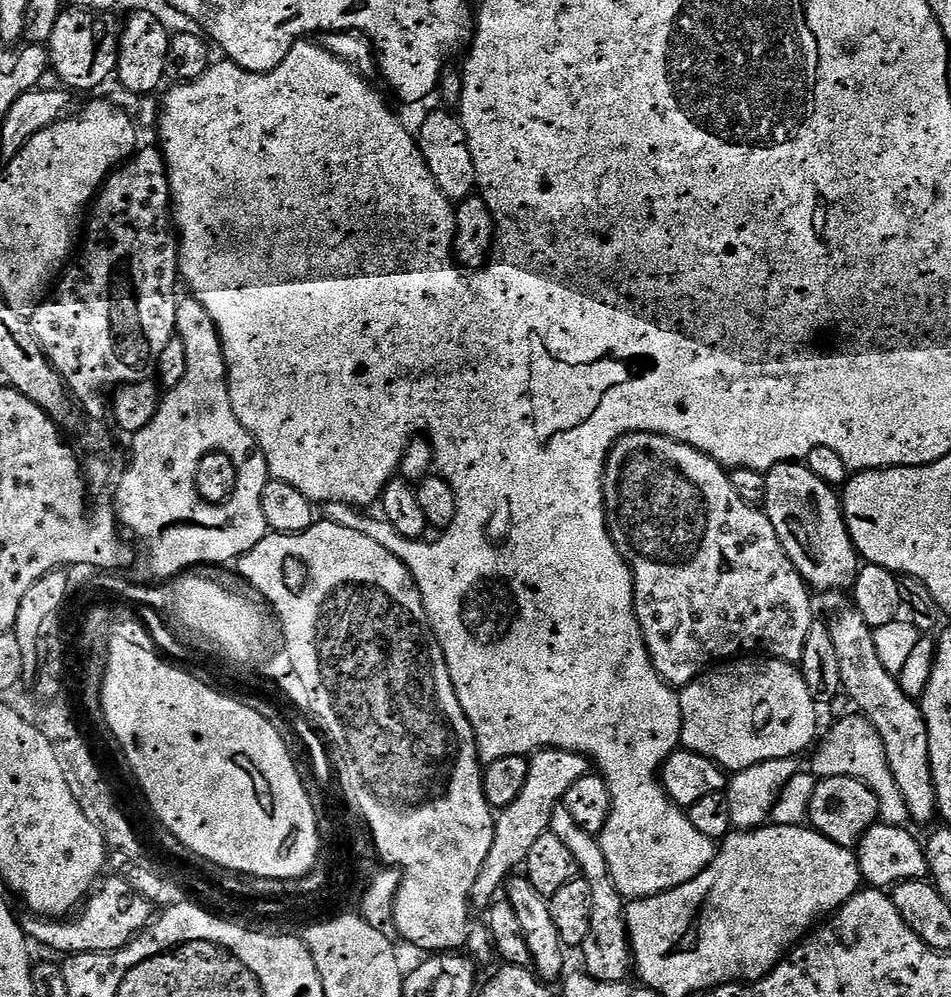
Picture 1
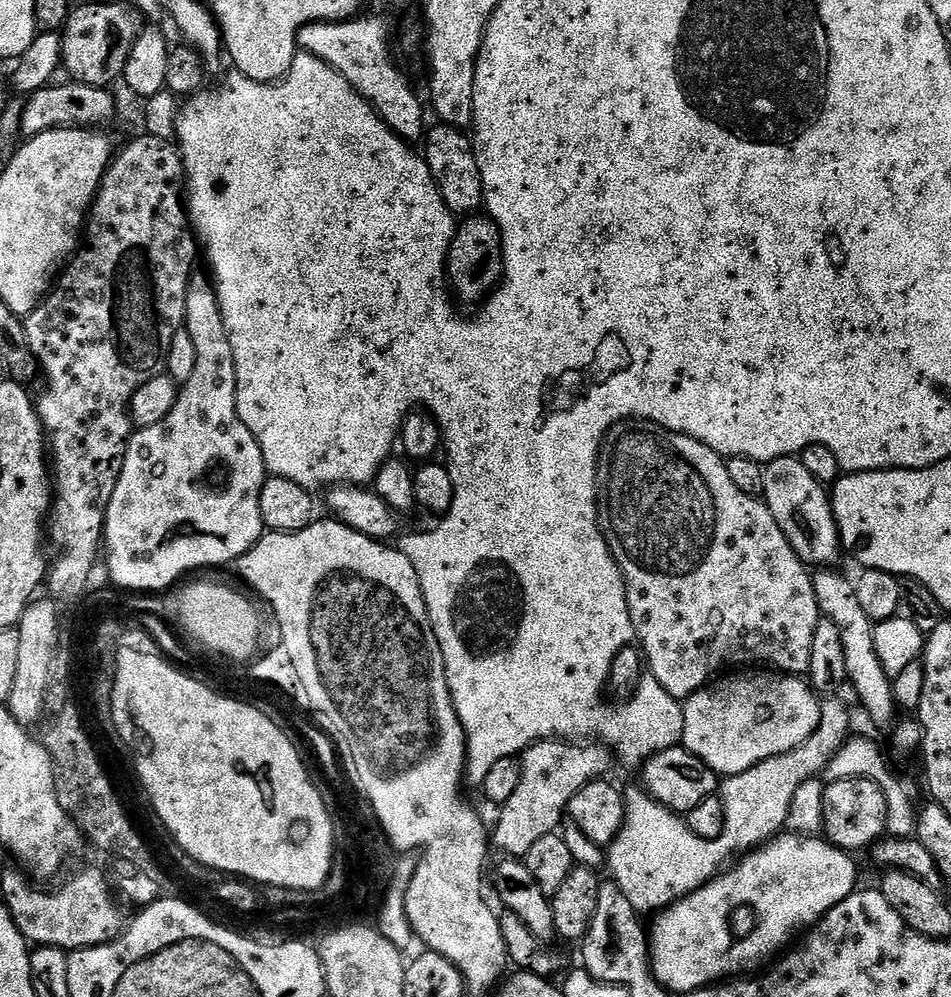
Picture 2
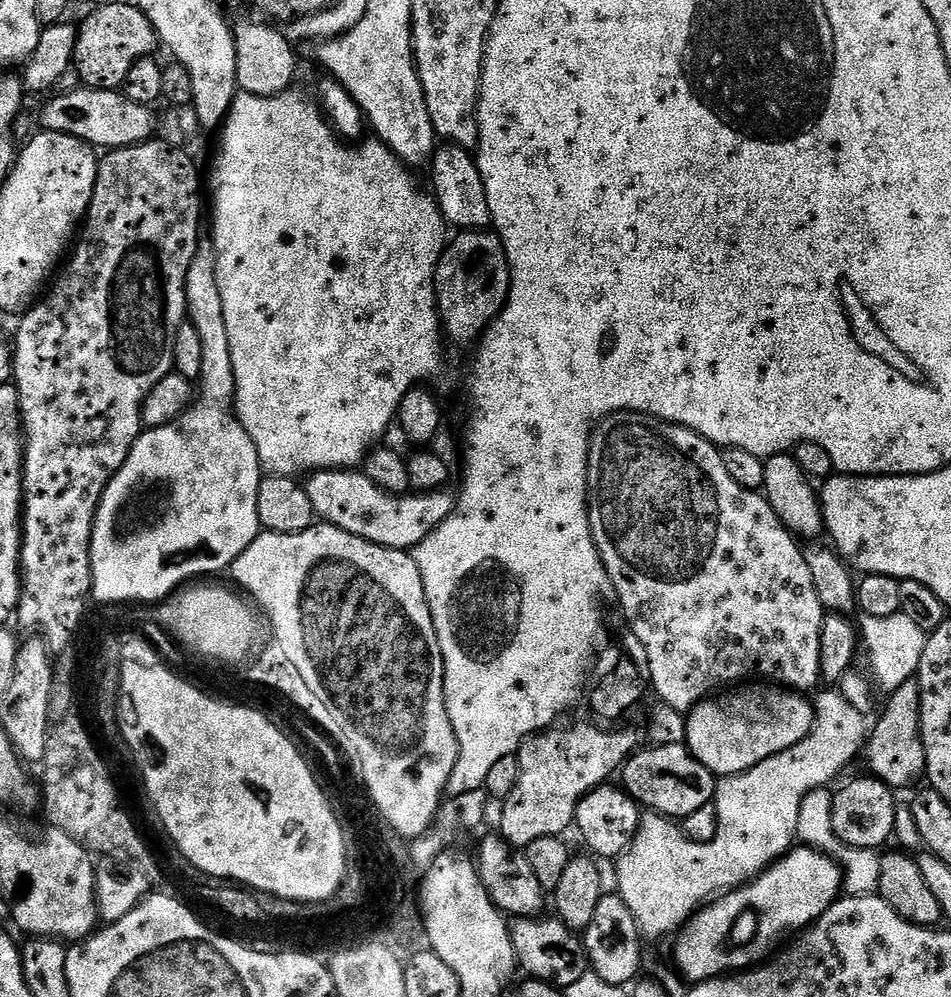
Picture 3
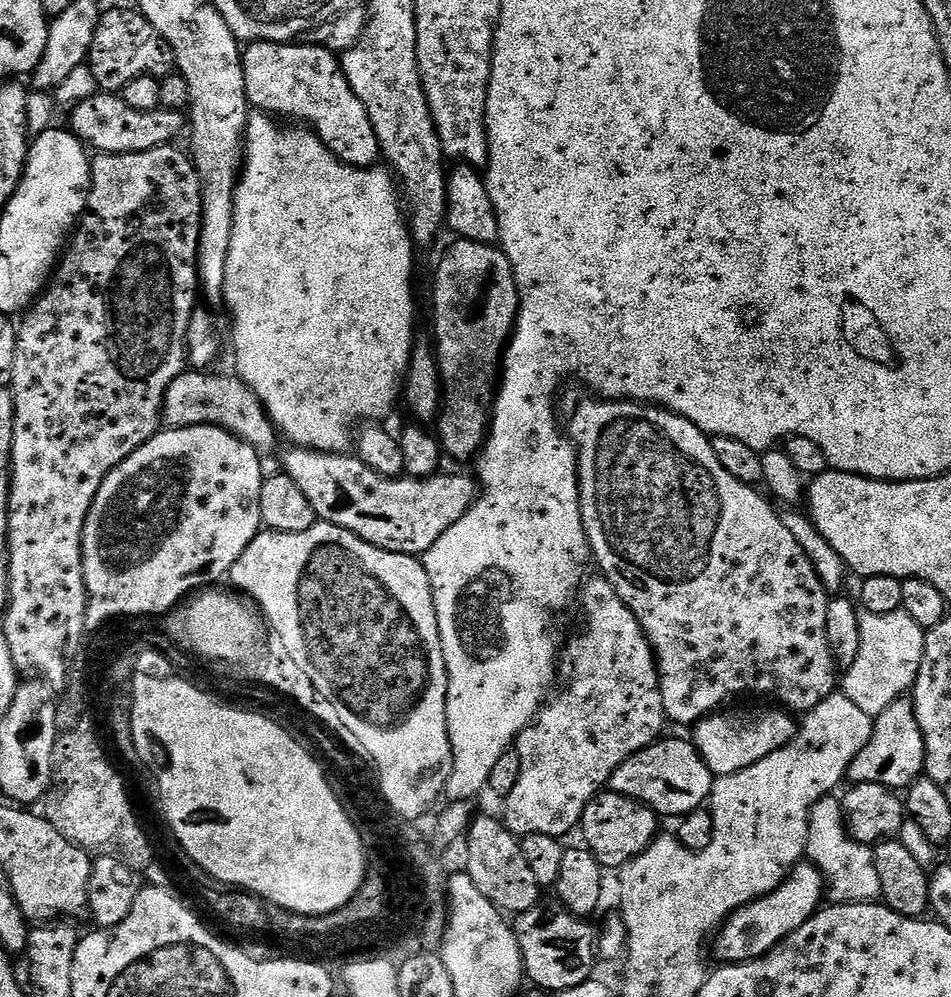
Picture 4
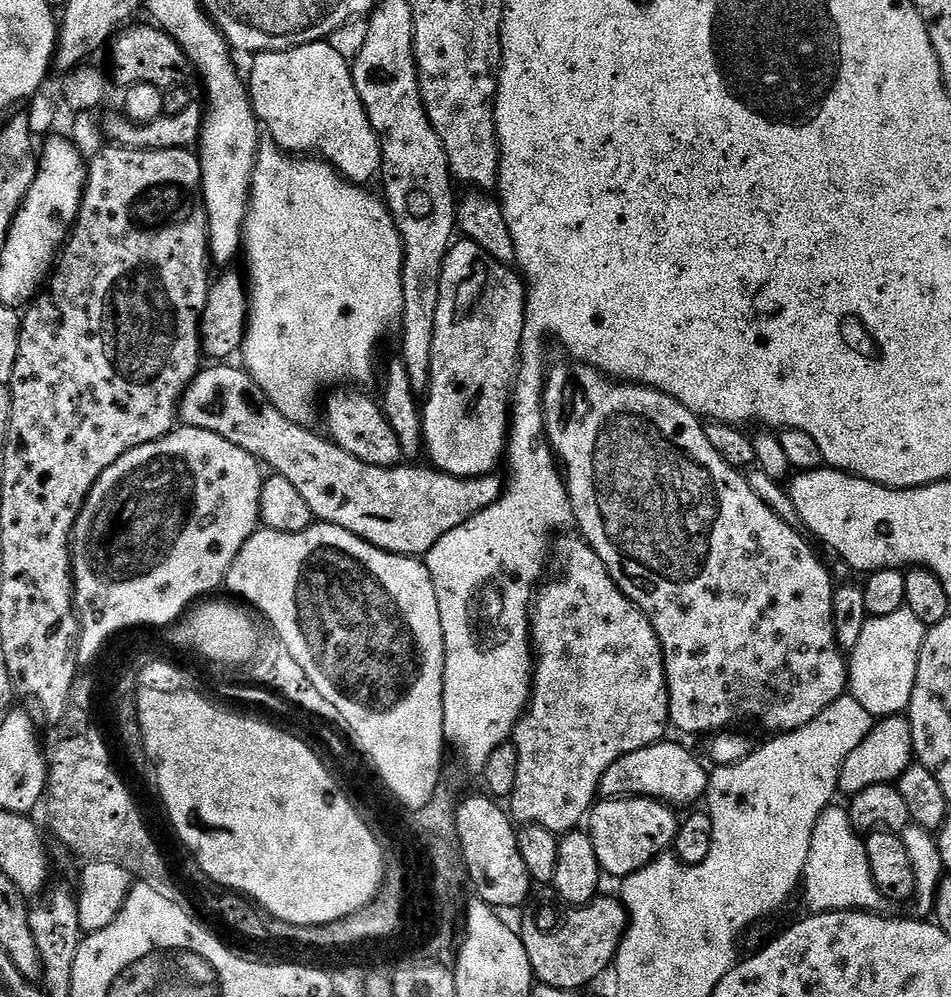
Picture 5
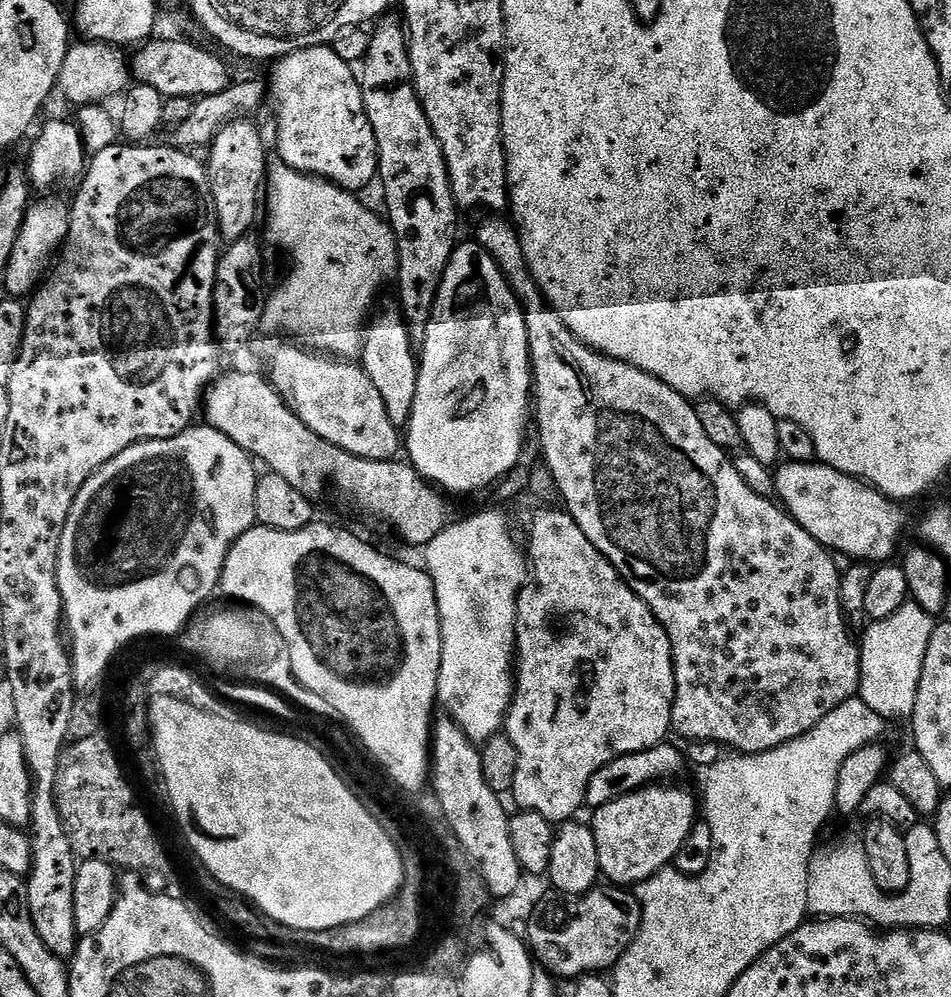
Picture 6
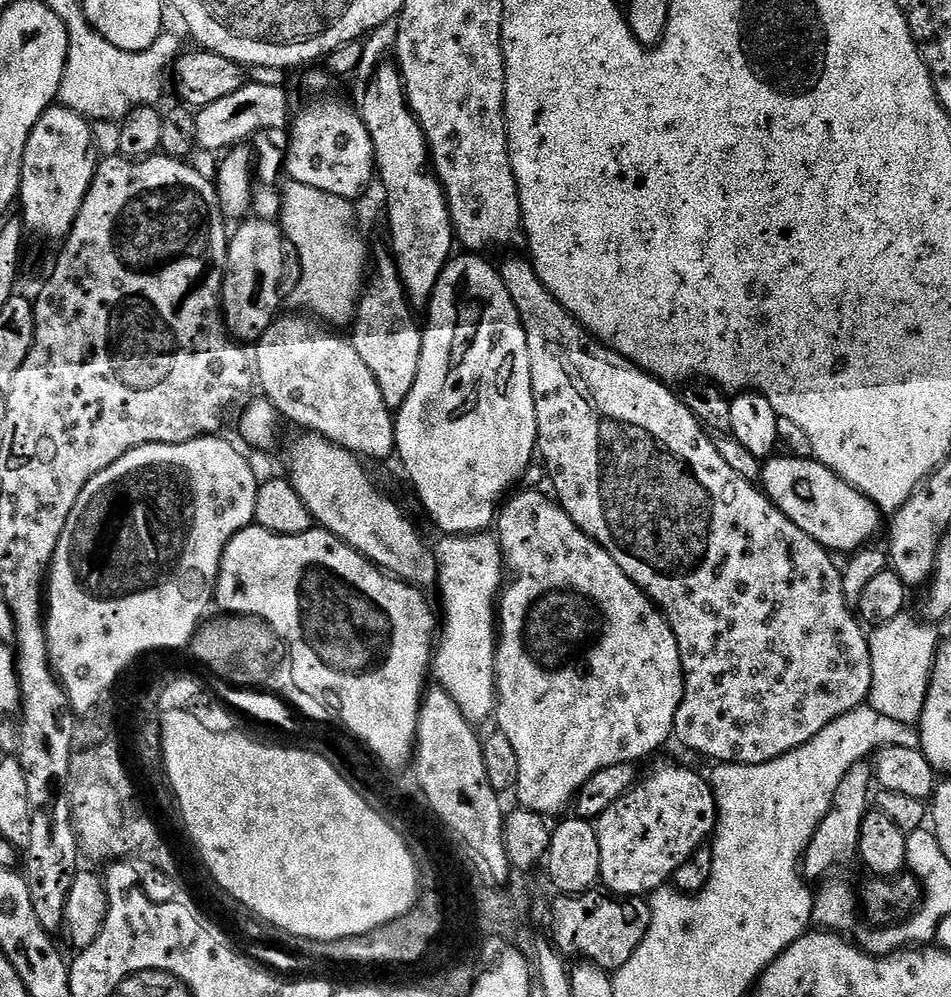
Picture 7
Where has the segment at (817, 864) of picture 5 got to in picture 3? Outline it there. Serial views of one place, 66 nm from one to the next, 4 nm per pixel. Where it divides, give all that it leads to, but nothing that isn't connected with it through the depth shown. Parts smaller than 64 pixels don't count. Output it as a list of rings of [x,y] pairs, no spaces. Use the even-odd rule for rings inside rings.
[[[825,786],[818,790],[810,790],[806,798],[802,798],[799,808],[795,809],[798,814],[796,823],[796,840],[803,847],[816,848],[819,852],[825,852],[840,865],[842,873],[842,888],[850,896],[871,896],[878,889],[878,870],[880,869],[881,853],[874,848],[855,848],[846,846],[838,834],[834,834],[834,822],[830,815],[832,805],[831,787]]]

